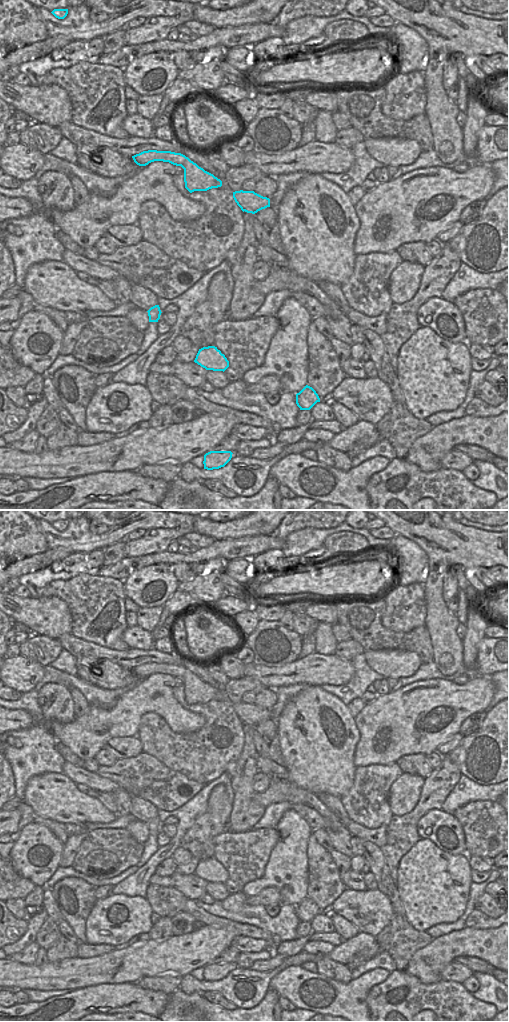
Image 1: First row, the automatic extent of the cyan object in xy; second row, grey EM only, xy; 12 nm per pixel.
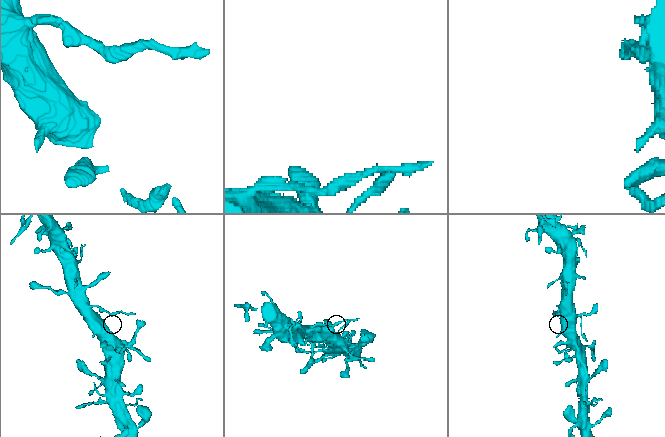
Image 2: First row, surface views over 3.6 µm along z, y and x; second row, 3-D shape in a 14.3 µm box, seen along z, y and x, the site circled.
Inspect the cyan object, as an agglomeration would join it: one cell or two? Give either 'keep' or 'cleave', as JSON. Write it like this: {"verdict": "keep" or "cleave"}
{"verdict": "cleave"}

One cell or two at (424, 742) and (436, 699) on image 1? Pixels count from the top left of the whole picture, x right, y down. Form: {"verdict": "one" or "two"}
{"verdict": "one"}

